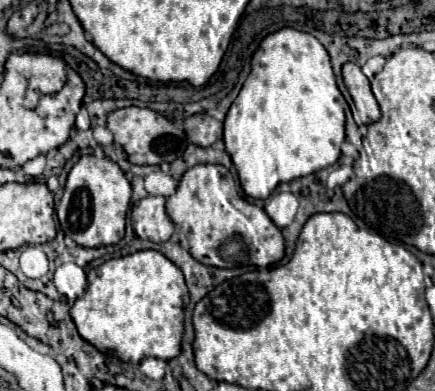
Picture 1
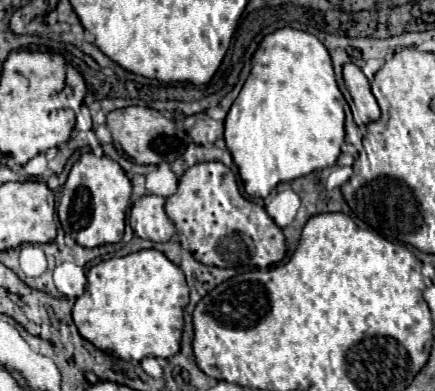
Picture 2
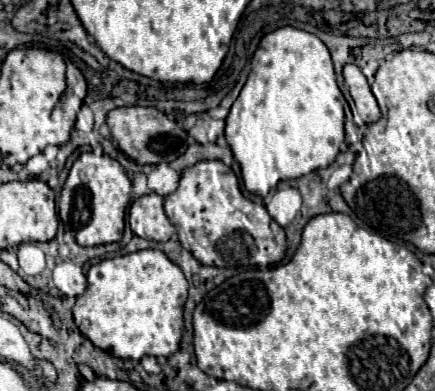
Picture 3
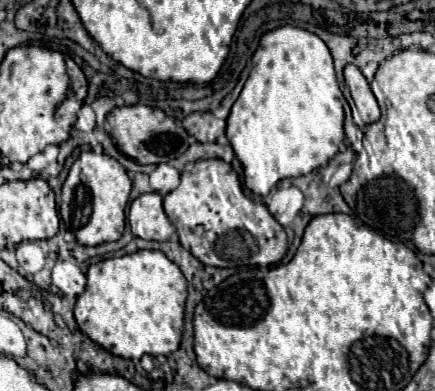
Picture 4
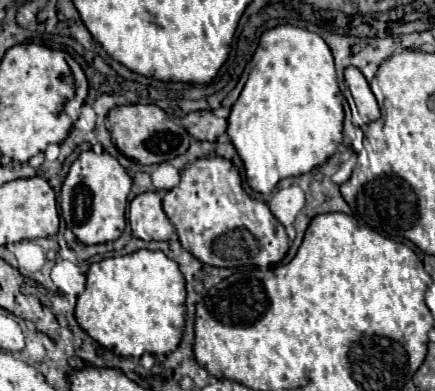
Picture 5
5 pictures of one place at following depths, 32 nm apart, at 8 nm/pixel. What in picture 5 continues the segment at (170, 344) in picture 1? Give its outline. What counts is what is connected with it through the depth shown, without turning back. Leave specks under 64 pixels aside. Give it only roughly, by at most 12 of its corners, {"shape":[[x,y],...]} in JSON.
{"shape":[[164,252],[90,264],[76,322],[118,356],[170,354],[186,282]]}

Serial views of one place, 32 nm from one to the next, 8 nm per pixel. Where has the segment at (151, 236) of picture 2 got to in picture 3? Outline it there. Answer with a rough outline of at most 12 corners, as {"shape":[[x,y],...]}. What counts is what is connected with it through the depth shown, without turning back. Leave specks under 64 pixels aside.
{"shape":[[146,194],[130,206],[136,236],[166,242],[176,232],[164,198]]}

